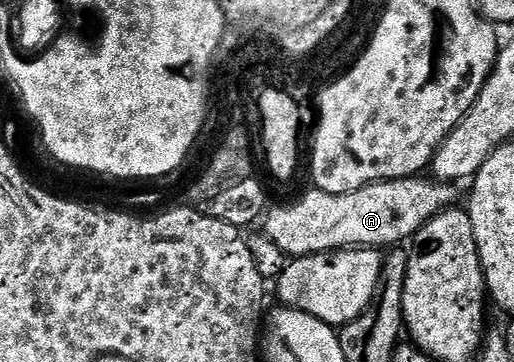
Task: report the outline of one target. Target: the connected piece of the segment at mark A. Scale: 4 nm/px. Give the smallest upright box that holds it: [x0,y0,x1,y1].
[262,177,456,257]

